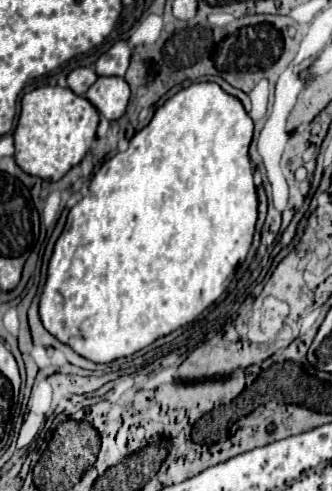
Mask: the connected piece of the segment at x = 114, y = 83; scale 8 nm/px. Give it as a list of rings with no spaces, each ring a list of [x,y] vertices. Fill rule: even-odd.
[[[98,77],[98,81],[86,91],[86,97],[100,111],[100,115],[114,121],[126,111],[130,87],[124,77]]]

